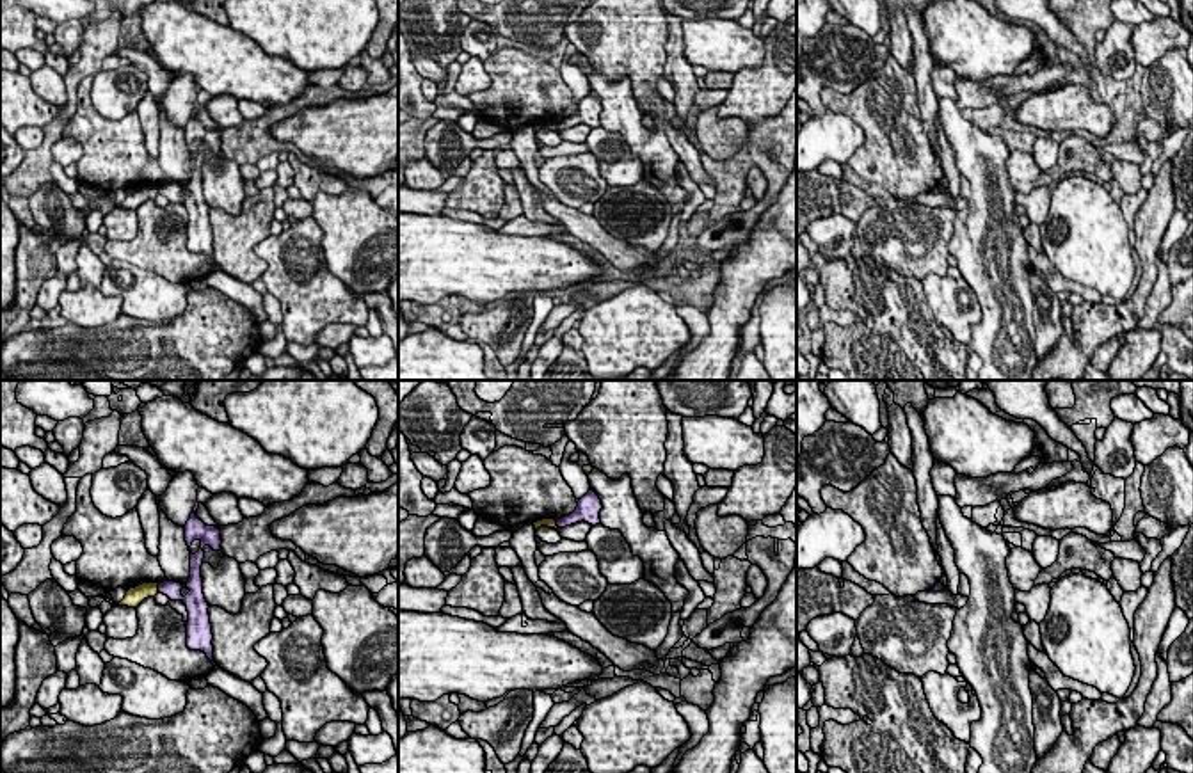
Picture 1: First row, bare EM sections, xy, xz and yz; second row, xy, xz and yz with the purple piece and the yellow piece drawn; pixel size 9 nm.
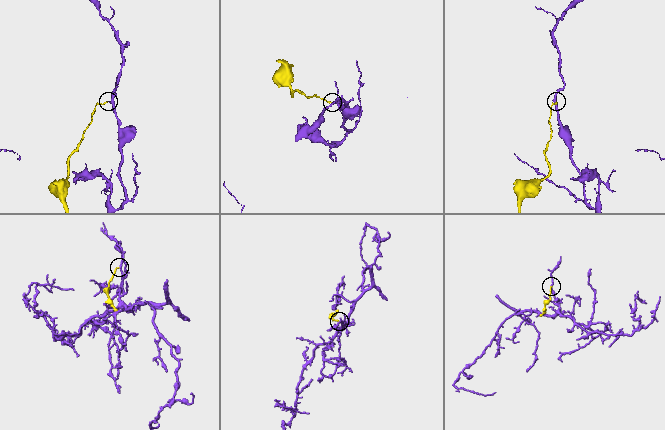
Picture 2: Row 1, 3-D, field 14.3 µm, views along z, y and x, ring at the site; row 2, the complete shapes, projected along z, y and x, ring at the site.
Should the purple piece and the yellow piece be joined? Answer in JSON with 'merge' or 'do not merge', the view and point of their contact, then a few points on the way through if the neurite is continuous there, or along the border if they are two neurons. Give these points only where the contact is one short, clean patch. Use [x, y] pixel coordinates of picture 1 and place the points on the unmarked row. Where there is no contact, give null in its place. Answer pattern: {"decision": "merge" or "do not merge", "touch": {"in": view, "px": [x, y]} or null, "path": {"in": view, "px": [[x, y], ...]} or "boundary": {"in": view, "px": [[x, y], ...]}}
{"decision": "do not merge", "touch": {"in": "xy", "px": [159, 189]}, "boundary": {"in": "xy", "px": [[157, 185], [159, 192]]}}

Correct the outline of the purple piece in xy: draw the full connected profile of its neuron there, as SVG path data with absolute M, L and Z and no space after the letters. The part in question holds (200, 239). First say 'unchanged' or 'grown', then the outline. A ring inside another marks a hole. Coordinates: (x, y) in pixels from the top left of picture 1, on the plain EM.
unchanged; M194 114L185 126L185 144L190 147L194 142L201 144L201 151L192 156L190 155L190 179L187 183L187 190L190 192L185 199L181 197L181 185L164 183L158 185L158 194L167 197L171 203L181 203L188 213L187 224L187 249L190 252L201 252L206 256L210 263L213 263L213 236L208 217L208 204L203 195L203 179L201 167L204 160L204 147L210 147L213 153L222 153L220 146L220 131L215 128L206 128Z

